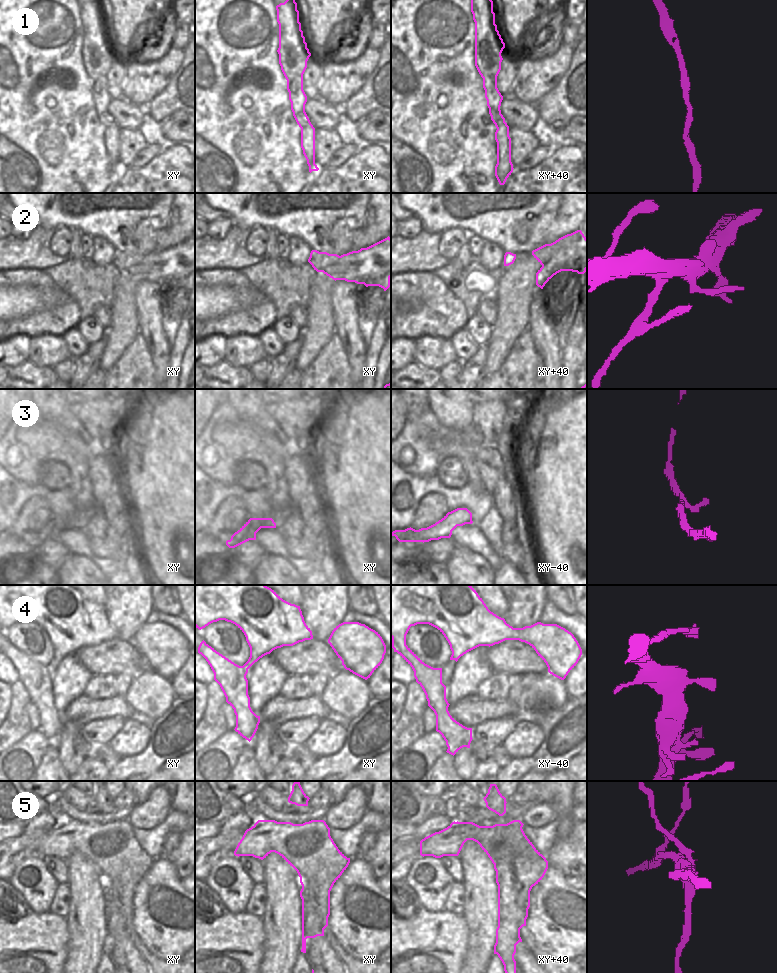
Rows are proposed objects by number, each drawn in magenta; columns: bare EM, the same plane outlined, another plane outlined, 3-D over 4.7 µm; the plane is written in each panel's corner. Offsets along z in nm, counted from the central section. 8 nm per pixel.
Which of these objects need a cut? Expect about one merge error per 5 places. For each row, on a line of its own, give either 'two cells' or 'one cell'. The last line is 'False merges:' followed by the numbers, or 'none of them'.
1: one cell
2: one cell
3: one cell
4: one cell
5: two cells
False merges: 5

